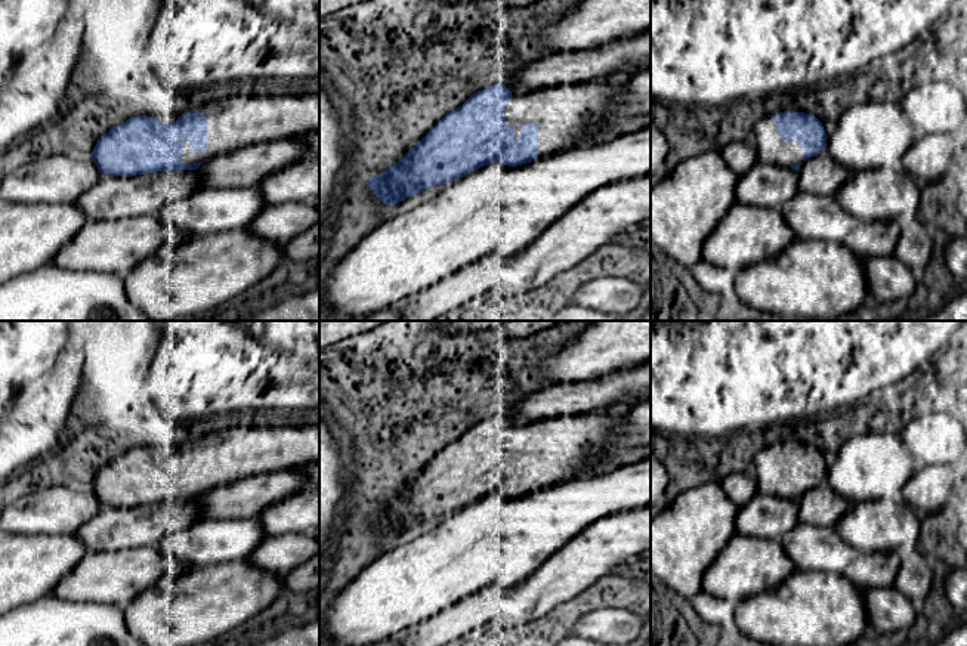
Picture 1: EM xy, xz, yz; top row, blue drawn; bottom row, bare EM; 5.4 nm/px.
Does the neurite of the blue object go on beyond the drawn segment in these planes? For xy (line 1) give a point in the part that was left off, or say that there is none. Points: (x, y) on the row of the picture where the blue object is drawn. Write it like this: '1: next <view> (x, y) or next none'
1: next xy (235, 118)

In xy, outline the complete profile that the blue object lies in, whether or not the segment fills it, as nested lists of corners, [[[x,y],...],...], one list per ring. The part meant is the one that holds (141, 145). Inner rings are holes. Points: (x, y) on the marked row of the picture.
[[[232,89],[170,124],[132,117],[104,135],[90,158],[112,176],[197,170],[213,157],[312,130],[319,130],[319,93],[263,96]]]

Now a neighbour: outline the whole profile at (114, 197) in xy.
[[[172,170],[136,176],[104,174],[75,201],[75,207],[90,220],[124,220],[160,214],[170,203],[201,189],[197,170]]]

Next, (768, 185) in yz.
[[[754,163],[753,167],[738,176],[735,201],[753,207],[781,208],[798,192],[798,171],[769,163]]]

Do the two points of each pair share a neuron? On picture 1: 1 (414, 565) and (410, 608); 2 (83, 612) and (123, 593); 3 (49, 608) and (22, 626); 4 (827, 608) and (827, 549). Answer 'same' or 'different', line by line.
1: same
2: different
3: same
4: different

